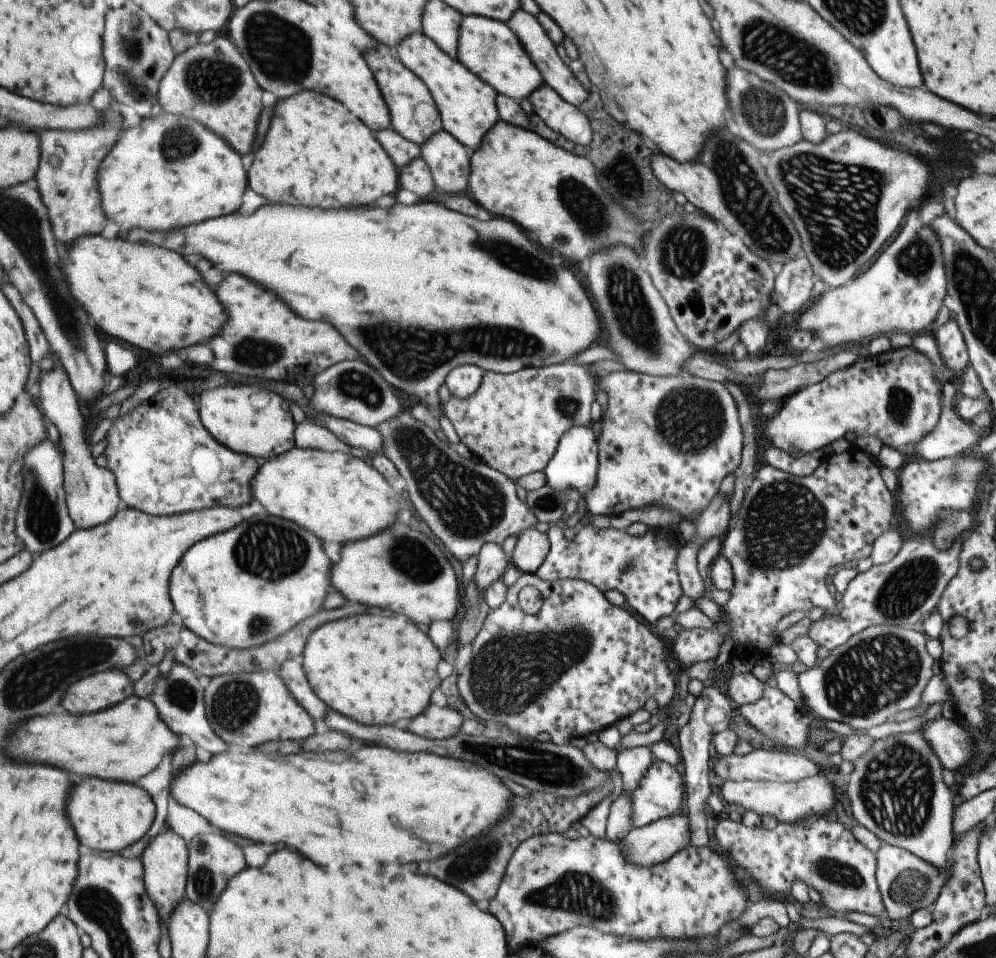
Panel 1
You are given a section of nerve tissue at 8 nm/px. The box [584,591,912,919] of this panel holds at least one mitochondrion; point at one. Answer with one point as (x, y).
(844, 874)

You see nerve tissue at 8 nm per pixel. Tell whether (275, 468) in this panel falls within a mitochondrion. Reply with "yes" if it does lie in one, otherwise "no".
no

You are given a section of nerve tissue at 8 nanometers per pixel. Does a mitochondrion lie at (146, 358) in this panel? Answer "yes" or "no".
no

